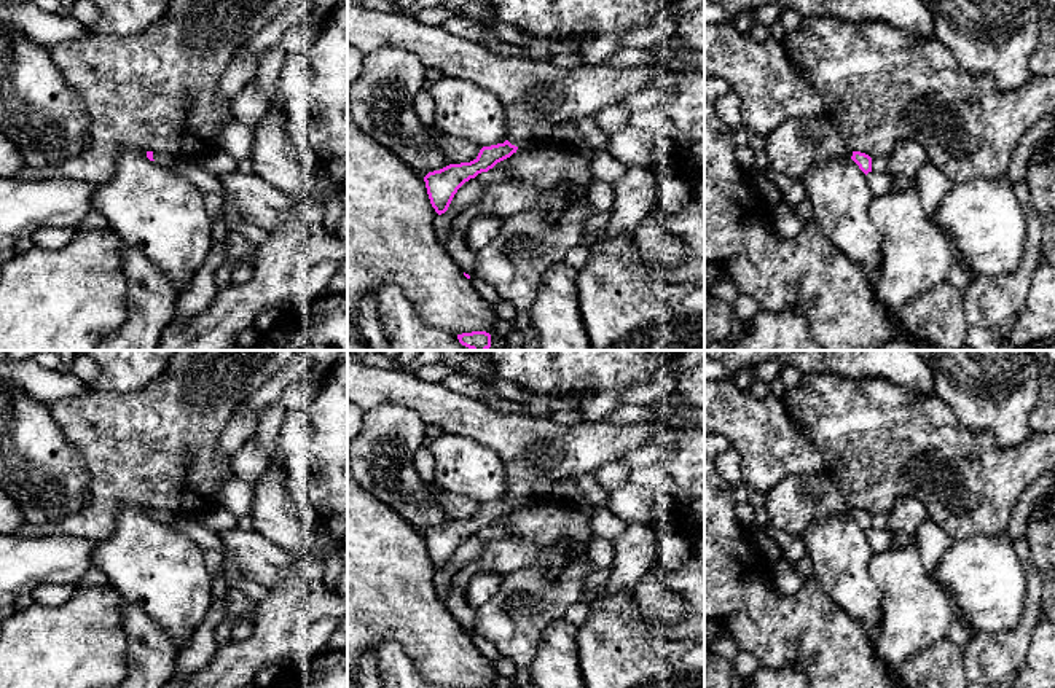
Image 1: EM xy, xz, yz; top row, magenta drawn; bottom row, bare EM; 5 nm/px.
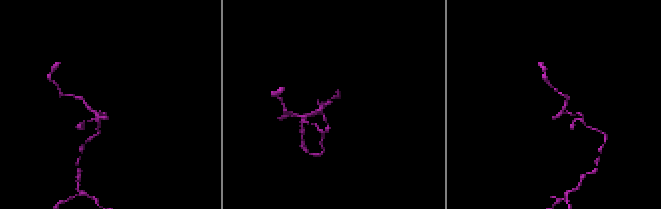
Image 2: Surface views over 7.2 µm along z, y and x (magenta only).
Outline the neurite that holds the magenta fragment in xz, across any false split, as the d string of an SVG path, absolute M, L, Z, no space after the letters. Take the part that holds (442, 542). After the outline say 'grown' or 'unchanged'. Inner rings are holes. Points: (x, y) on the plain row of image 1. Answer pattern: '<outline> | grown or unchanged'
M347 358L347 401L365 411L382 405L414 409L427 425L472 438L500 457L508 495L483 503L470 519L449 521L424 534L438 572L448 567L465 538L488 529L529 498L537 479L555 483L594 473L623 460L631 449L666 436L652 420L614 424L604 419L563 425L550 417L500 412L446 389L443 382L426 382L406 371L375 368L352 358Z | grown

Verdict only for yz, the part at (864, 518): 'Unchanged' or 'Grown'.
Grown

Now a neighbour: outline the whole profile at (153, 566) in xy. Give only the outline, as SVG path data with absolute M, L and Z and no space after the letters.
M123 503L116 508L113 534L94 543L92 564L100 567L108 578L108 584L124 600L140 607L175 642L178 650L190 642L212 604L212 580L204 565L204 549L171 524L150 518L147 508L139 505Z

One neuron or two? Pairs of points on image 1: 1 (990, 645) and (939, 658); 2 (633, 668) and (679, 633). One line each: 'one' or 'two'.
1: two
2: two

